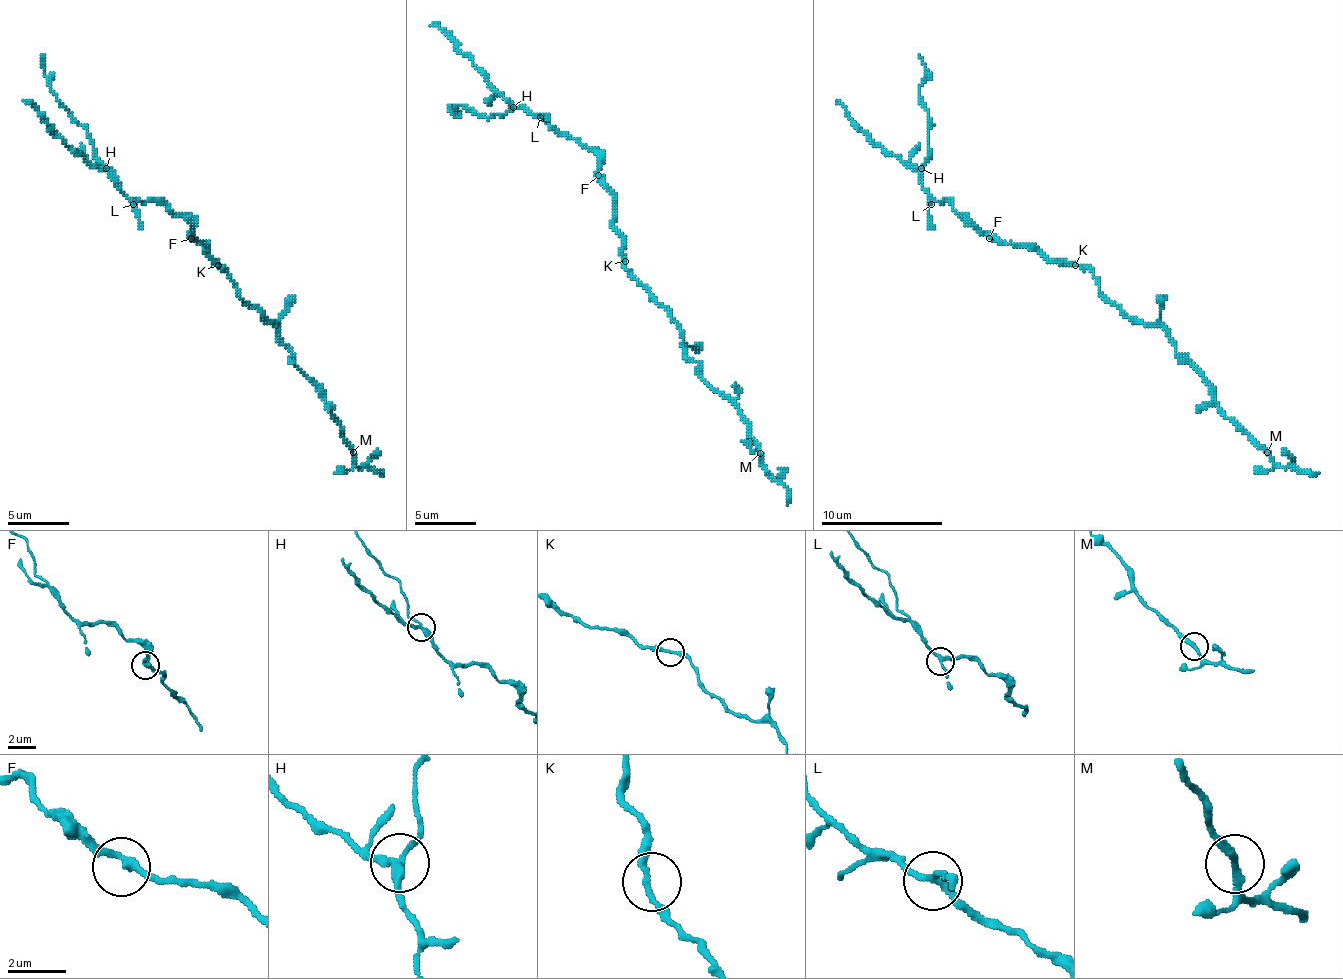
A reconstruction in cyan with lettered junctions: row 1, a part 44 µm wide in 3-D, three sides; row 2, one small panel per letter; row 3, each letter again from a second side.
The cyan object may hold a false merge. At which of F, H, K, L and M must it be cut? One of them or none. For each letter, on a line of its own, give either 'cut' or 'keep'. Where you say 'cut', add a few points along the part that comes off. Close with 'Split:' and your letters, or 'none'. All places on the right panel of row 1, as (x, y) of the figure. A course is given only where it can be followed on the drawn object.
F: keep
H: cut | (922, 168), (931, 125), (919, 88), (928, 73), (919, 55)
K: keep
L: keep
M: keep
Split: H

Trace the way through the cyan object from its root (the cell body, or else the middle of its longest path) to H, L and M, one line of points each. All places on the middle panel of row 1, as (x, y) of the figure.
H: (622, 261), (613, 190), (598, 172), (598, 157), (528, 108), (512, 108)
L: (622, 261), (622, 233), (613, 224), (613, 190), (598, 172), (598, 157), (570, 135), (555, 132), (540, 117)
M: (622, 261), (625, 270), (671, 316), (686, 355), (699, 365), (699, 374), (735, 404), (760, 453)

